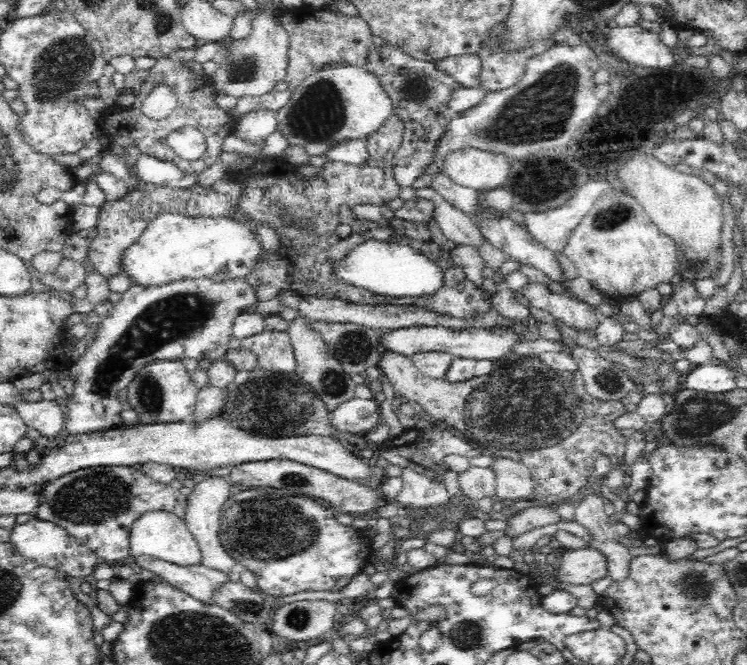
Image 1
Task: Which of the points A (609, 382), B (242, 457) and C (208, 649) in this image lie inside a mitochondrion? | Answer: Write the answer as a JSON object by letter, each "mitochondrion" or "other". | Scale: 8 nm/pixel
{"A":"mitochondrion","B":"other","C":"mitochondrion"}

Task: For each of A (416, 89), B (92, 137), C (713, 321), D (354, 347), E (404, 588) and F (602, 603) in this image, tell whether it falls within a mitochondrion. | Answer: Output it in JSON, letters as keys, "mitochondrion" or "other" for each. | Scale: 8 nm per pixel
{"A":"mitochondrion","B":"other","C":"other","D":"mitochondrion","E":"other","F":"other"}

